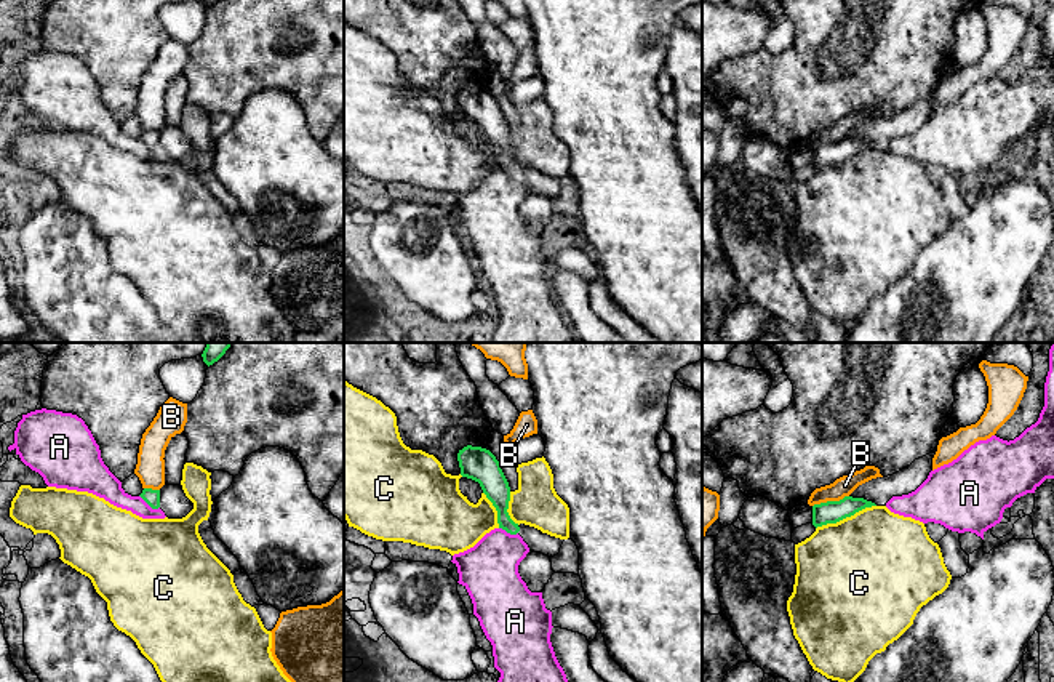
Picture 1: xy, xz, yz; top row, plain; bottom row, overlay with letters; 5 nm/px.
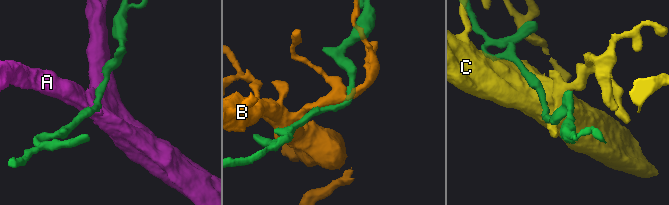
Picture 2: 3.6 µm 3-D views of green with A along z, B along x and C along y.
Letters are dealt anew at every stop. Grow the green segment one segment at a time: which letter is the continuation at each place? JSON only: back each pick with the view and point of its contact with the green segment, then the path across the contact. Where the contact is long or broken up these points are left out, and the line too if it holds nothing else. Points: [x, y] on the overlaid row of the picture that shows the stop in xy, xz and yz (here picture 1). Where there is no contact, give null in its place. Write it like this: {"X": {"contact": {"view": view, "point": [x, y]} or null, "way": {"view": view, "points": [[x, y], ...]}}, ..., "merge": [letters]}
{"merge": []}

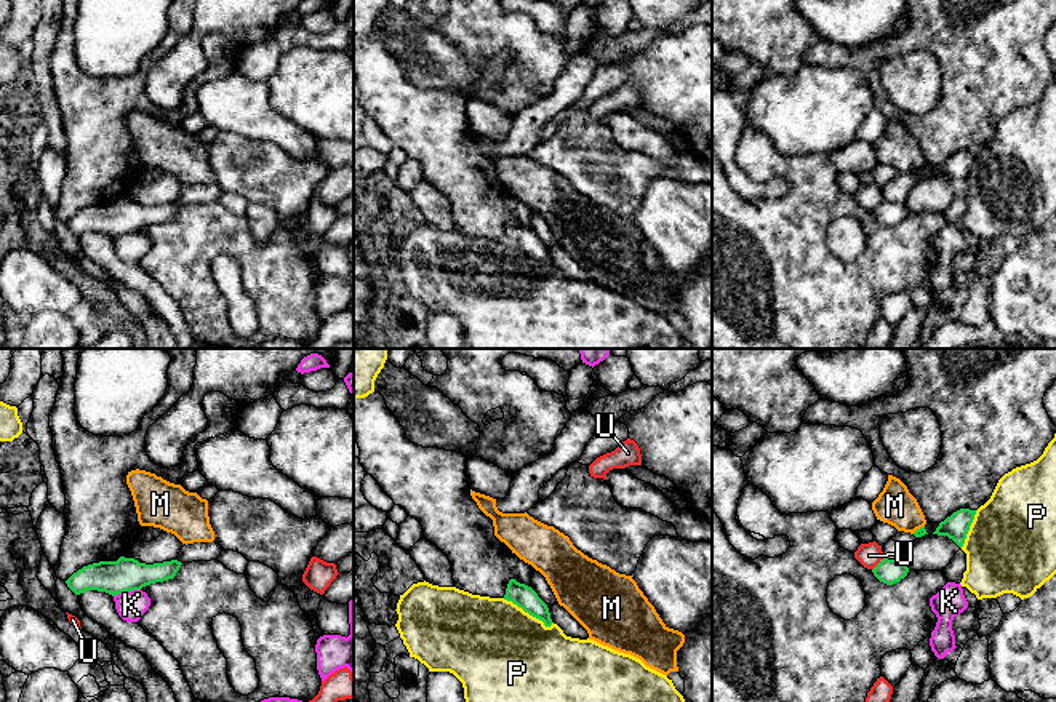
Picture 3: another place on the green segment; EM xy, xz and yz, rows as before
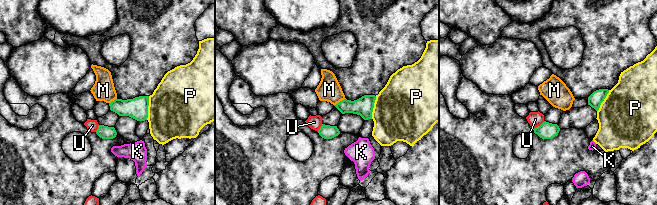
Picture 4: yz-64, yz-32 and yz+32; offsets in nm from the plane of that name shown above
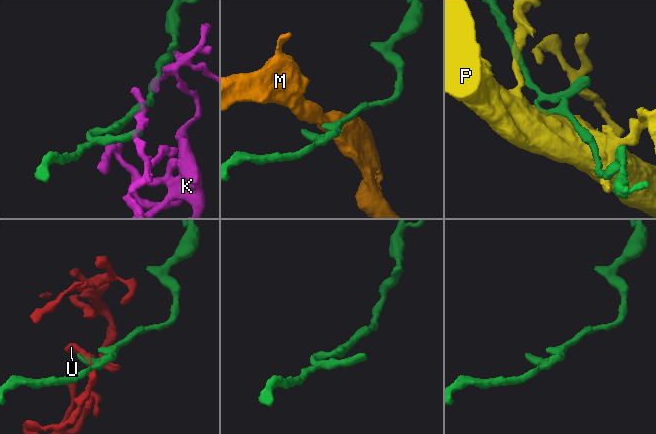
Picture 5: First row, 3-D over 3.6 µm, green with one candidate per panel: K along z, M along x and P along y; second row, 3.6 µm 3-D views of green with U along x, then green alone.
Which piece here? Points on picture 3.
{"merge": []}

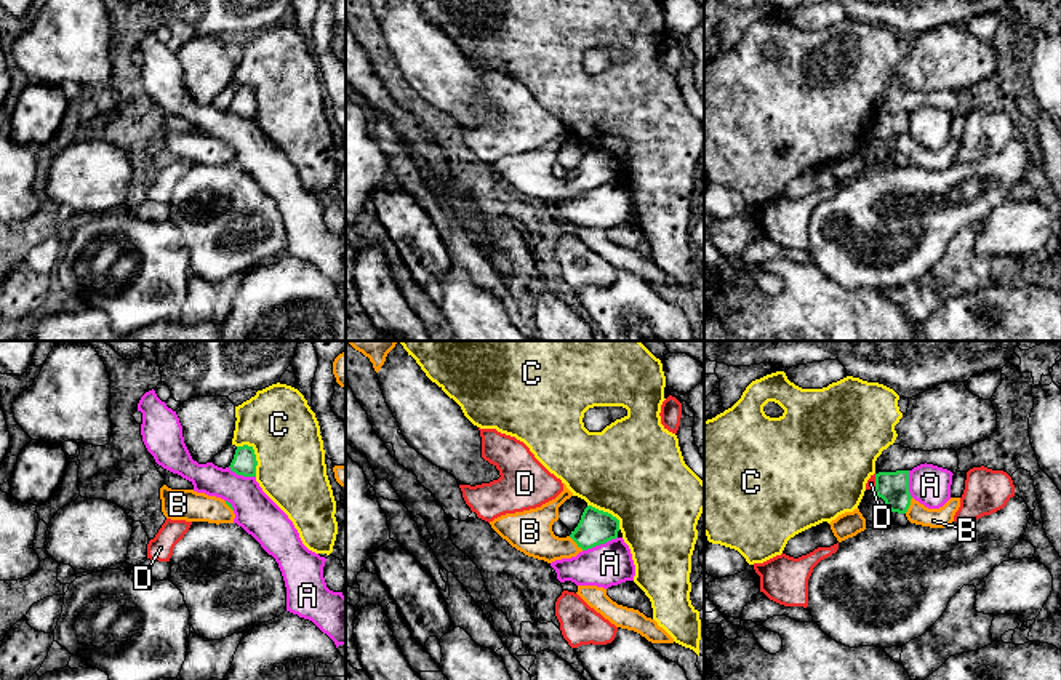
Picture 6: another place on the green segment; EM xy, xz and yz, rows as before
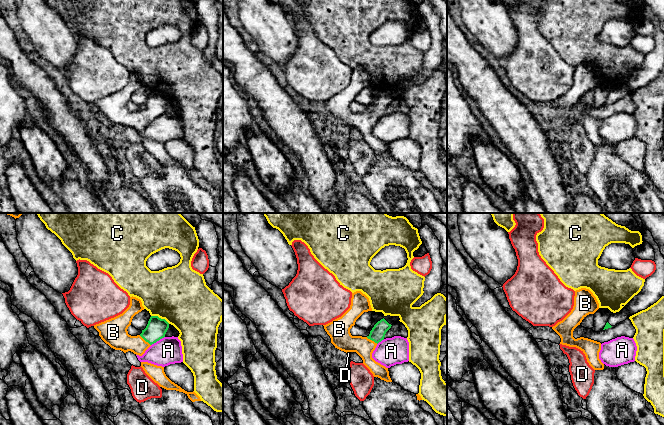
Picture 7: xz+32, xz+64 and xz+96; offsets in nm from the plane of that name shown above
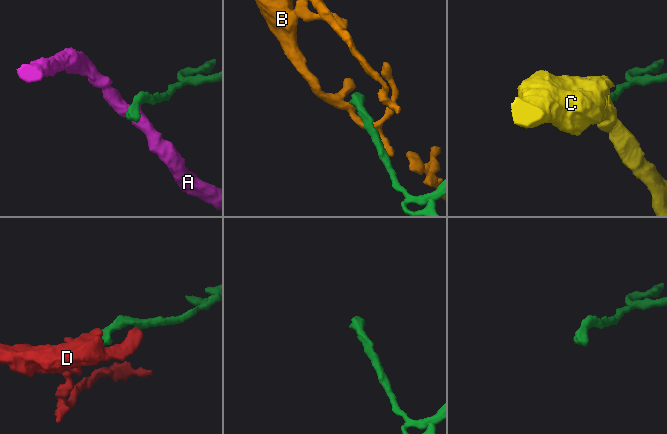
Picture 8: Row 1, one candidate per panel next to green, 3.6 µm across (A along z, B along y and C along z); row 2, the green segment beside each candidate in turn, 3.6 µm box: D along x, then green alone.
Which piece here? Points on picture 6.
{"B": {"contact": {"view": "xz", "point": [576, 543]}}, "merge": ["B"]}

